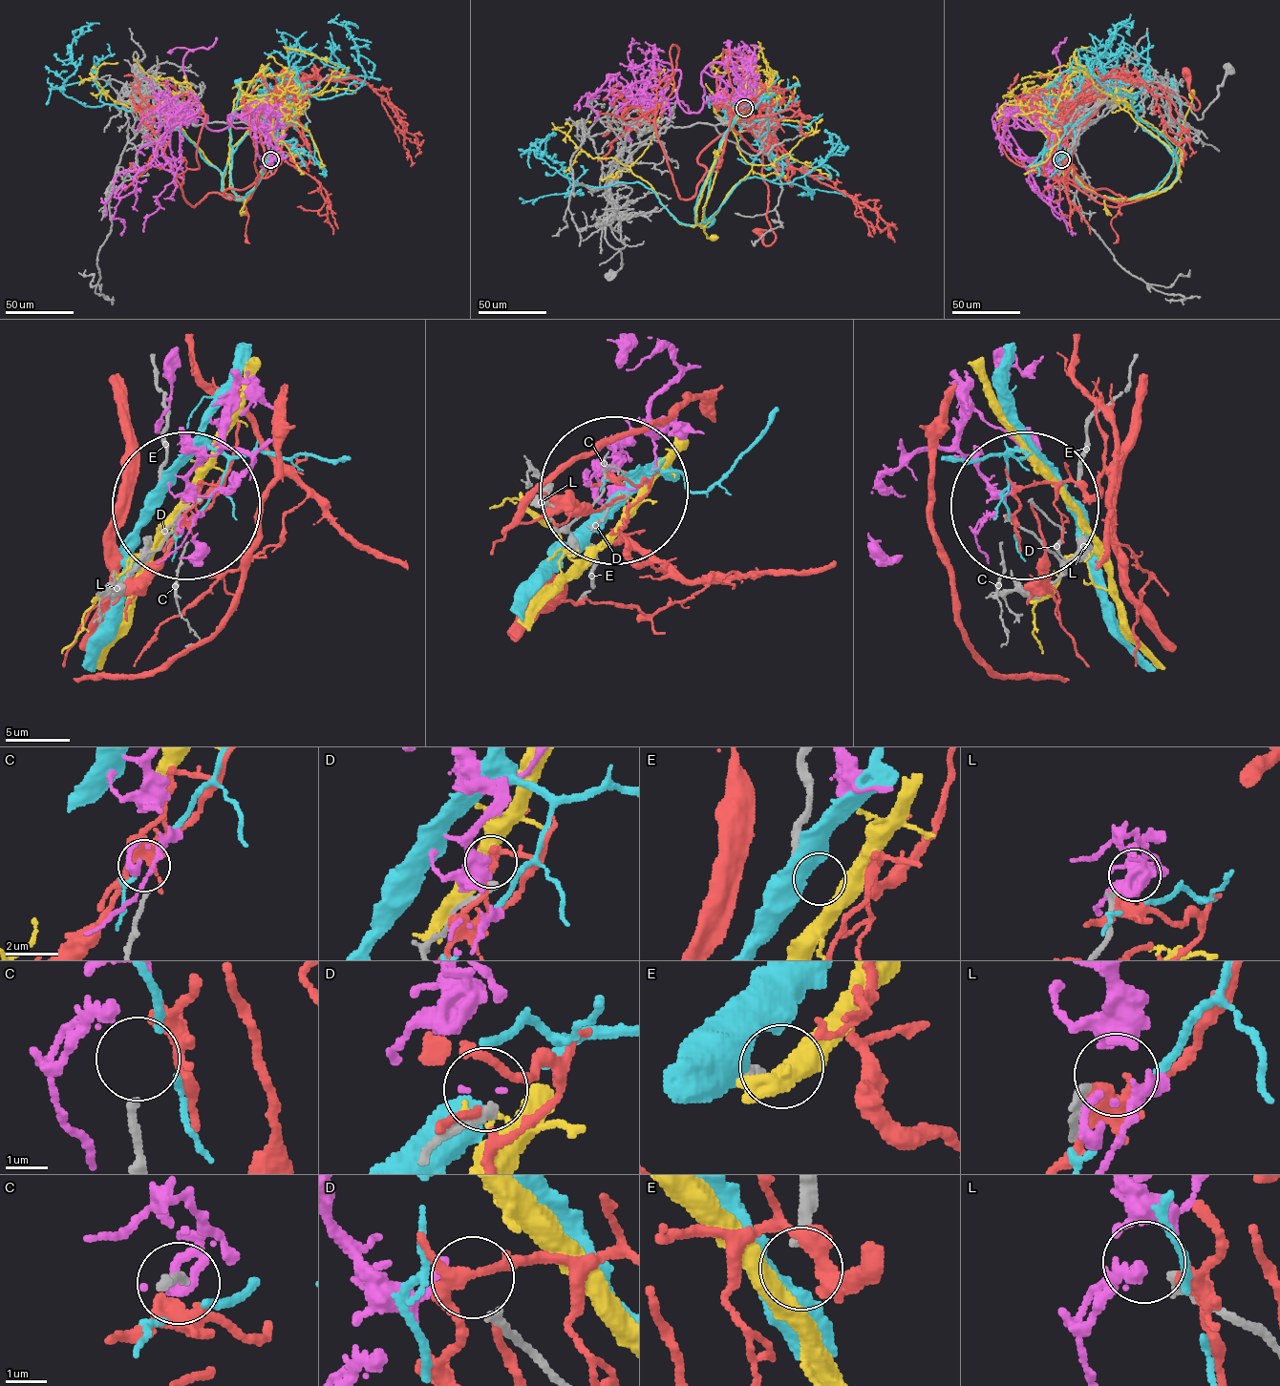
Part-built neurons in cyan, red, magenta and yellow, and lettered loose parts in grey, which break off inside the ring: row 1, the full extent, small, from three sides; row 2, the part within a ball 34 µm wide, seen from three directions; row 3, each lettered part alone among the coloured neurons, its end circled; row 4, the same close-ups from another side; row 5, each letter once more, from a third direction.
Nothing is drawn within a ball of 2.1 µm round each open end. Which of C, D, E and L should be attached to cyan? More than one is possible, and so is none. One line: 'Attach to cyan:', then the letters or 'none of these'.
Attach to cyan: C

